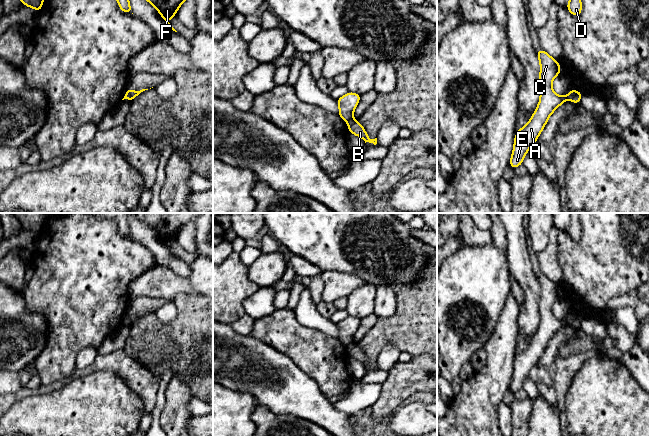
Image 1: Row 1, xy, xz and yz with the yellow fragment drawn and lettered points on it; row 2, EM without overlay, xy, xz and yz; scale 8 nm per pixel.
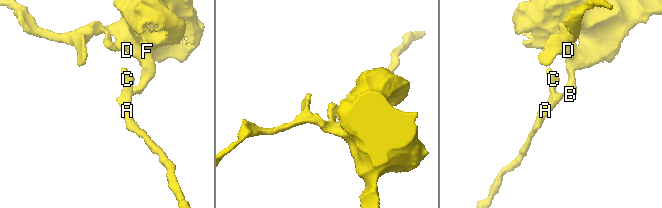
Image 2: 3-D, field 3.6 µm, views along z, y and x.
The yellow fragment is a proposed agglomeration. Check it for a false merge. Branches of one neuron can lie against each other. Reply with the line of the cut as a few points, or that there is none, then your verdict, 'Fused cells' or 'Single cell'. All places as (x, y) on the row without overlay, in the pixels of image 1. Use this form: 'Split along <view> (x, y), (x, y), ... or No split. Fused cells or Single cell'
Split along xz (352, 343), (348, 346). Fused cells

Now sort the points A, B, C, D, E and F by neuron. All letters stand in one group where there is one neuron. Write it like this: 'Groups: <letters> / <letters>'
Groups: A C E / B D F

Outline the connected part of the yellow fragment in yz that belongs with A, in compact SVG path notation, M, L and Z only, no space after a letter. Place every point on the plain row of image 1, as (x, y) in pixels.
M543 273L536 276L540 286L540 324L529 346L515 358L513 376L509 387L512 393L523 387L524 380L528 377L531 369L537 365L550 339L569 323L568 319L559 320L552 313L552 305L561 297L558 285Z

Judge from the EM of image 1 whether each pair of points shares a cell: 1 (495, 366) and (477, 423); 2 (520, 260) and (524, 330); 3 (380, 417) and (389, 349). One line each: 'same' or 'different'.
1: same
2: same
3: different

